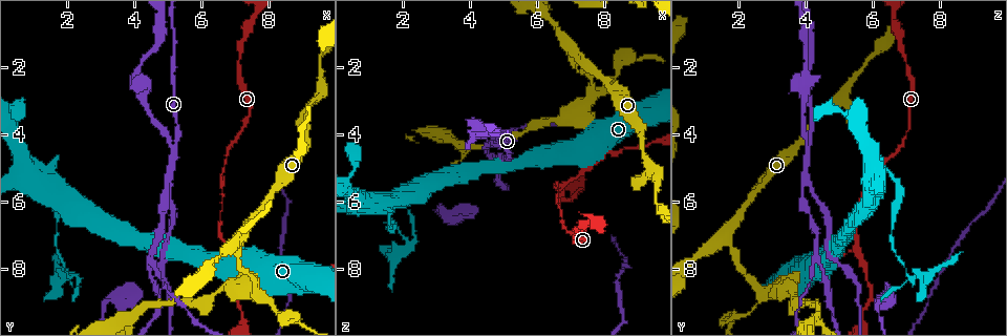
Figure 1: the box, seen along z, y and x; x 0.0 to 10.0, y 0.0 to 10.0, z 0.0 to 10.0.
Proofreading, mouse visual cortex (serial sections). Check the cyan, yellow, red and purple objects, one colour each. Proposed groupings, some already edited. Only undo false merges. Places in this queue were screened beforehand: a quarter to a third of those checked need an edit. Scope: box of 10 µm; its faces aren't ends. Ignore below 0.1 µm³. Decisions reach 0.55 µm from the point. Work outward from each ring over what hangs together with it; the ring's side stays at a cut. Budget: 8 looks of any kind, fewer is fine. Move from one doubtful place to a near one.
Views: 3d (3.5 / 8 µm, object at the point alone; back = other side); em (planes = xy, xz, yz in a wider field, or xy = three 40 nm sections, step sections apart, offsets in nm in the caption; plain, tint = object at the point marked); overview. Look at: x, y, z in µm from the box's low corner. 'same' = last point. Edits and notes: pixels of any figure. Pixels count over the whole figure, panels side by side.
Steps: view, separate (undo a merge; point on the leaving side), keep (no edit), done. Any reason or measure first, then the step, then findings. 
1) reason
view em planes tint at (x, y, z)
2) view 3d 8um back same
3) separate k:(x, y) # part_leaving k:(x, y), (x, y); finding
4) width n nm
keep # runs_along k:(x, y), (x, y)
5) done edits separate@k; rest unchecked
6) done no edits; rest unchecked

two arms at a narrow angle
view 3d 8um at (5.05, 5.35, 4.10)

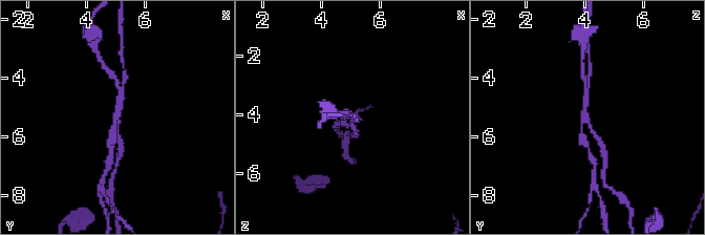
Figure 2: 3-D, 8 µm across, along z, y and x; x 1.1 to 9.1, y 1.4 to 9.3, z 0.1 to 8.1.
arms 3; arm_widths 150, 150, 200 nm
view em xy step 1 tint same

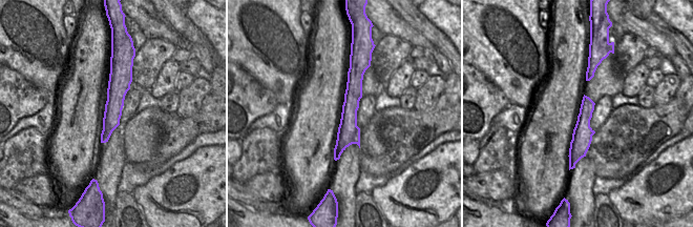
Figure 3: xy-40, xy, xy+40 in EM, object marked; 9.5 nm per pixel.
separate 2:(111, 139) # a second cell is stuck on

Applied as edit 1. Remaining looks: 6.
view overview

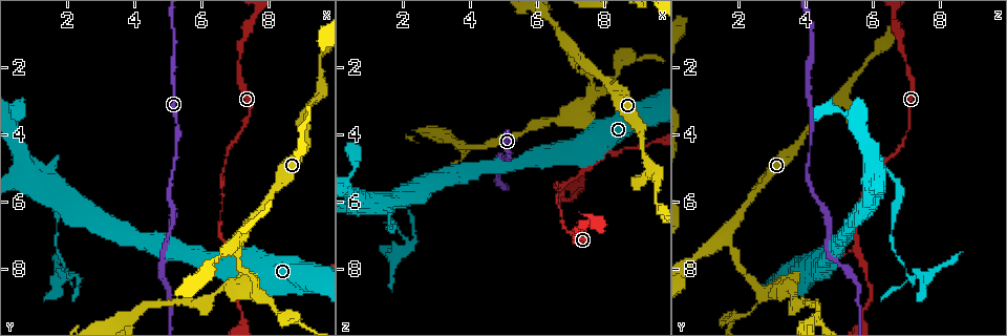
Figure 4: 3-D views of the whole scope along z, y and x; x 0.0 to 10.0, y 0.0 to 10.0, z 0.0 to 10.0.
two arms at a narrow angle
view 3d 3.5um at (1.45, 5.10, 6.10)

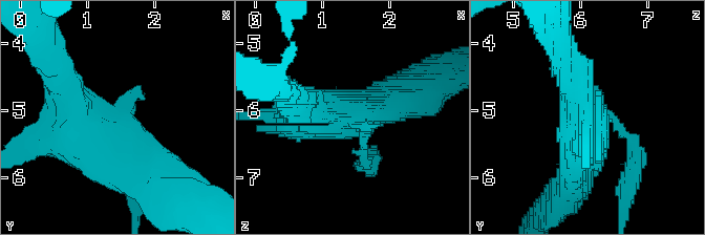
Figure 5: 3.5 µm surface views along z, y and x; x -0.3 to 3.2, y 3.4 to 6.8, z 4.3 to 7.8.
view em xy step 5 tint at (1.40, 5.20, 6.10)

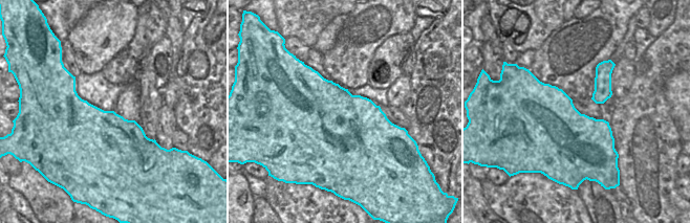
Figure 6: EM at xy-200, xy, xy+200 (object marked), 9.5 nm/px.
separate 5:(629, 161) # two cells meet here

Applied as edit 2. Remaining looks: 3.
arms part here
view 3d 8um at (7.20, 7.00, 1.70)

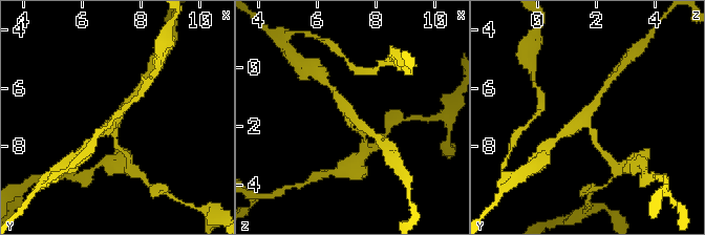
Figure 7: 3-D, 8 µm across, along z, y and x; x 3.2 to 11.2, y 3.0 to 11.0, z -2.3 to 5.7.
closer look
view 3d 3.5um same

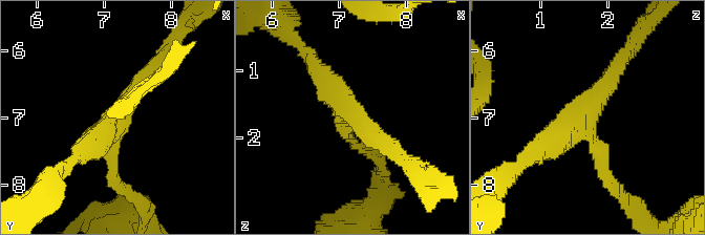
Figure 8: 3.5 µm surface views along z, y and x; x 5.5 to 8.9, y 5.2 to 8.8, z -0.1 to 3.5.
arms 3; arm_widths 200, 250, 400 nm; now the EM
view em xy step 1 tint at (7.20, 7.00, 1.70)

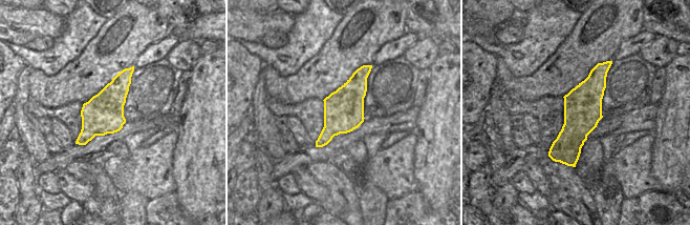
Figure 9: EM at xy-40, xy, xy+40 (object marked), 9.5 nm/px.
keep # runs_along 9:(607, 64), (583, 103), (569, 163); all the same cell

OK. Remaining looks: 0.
done edits separate@2, separate@5; rest unchecked

